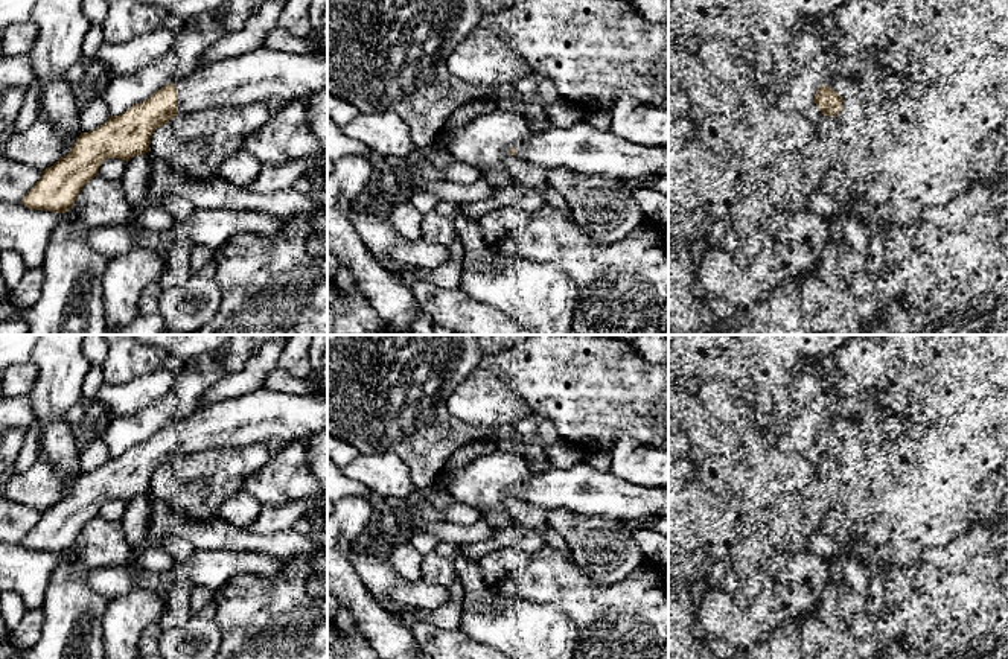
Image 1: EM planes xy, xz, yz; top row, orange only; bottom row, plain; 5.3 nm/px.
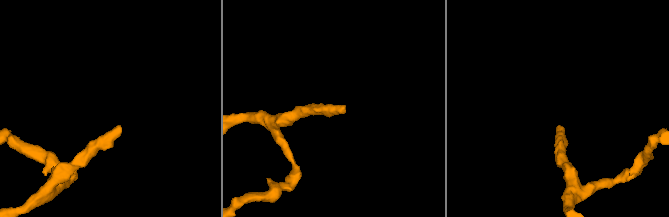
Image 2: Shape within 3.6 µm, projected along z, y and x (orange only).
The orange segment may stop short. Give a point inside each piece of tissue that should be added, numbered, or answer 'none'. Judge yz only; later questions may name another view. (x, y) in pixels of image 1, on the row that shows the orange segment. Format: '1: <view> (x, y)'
1: yz (844, 85)

